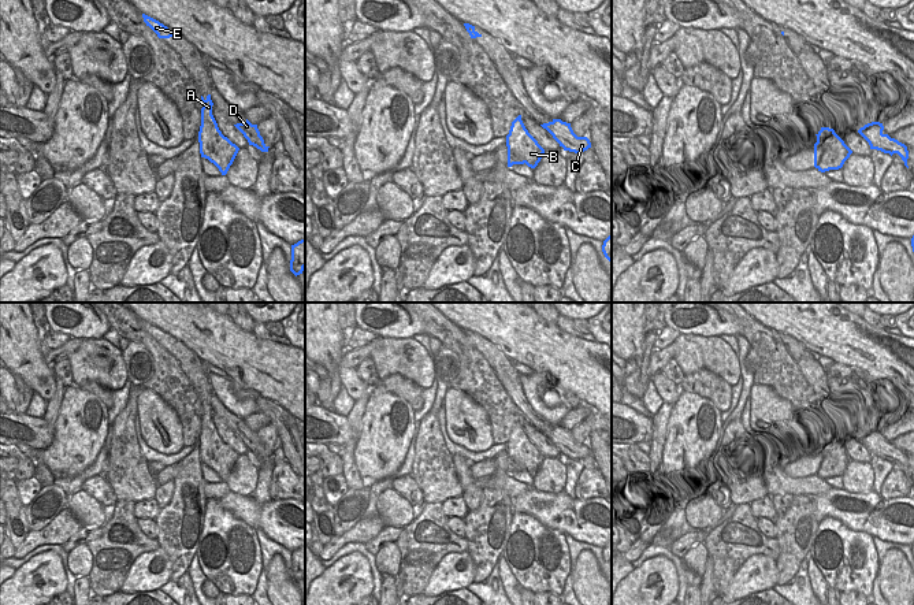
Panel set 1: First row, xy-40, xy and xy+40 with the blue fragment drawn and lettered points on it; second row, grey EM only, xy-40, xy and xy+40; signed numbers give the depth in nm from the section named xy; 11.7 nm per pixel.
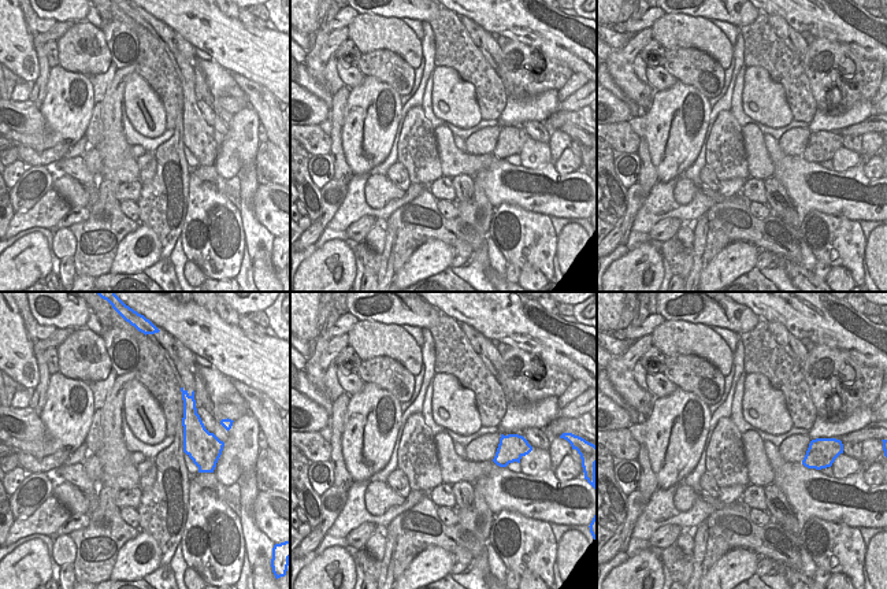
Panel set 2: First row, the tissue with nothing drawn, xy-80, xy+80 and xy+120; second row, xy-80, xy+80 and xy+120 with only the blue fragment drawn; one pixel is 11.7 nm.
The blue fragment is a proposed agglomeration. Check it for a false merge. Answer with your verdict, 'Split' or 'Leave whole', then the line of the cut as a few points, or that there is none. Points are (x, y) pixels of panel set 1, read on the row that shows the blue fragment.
Split. Split along xy+40 (817, 136), (817, 147), (820, 149), (829, 149), (843, 163).

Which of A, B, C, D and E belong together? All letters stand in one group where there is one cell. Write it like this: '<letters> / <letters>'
A B E / C D

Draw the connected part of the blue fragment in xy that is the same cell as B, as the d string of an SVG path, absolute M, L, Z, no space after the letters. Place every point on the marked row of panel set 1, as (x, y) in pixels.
M521 115L512 122L506 136L506 146L508 151L519 156L531 168L538 166L545 153L545 149L525 129Z

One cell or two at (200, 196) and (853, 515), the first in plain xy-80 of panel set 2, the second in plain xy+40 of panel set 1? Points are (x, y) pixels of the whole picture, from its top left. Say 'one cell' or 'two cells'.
two cells

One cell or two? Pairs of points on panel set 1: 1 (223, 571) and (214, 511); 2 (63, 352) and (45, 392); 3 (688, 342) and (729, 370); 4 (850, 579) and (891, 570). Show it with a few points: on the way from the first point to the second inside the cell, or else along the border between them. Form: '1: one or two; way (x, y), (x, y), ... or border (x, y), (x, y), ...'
1: one; way (230, 556), (230, 546), (223, 537), (220, 526)
2: two; border (44, 349), (44, 360), (49, 366)
3: one; way (698, 352), (713, 353), (720, 360)
4: two; border (880, 564), (877, 572)

